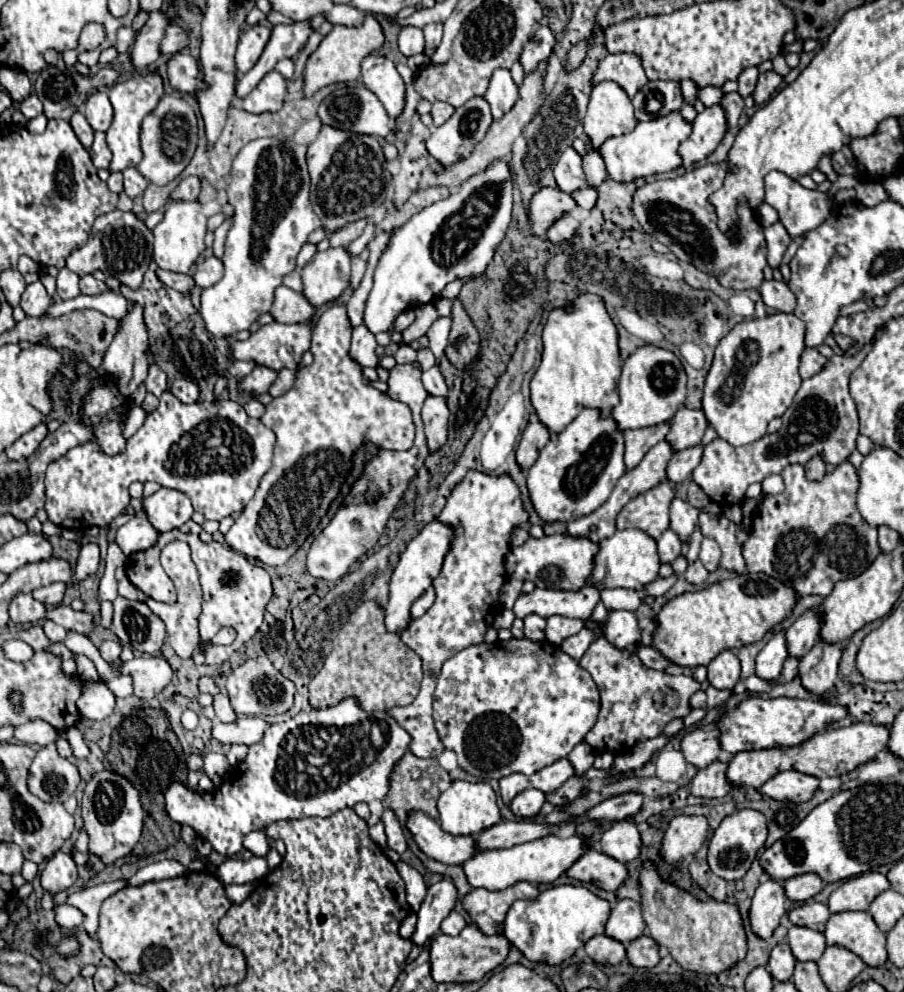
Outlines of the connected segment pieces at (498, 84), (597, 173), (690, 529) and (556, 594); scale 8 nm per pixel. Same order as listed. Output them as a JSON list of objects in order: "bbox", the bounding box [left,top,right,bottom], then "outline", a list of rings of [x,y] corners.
[{"bbox":[485,70,517,118],"outline":[[[495,70],[493,76],[491,76],[491,82],[489,82],[489,88],[485,92],[485,100],[489,102],[491,106],[491,114],[493,118],[501,118],[505,112],[509,112],[513,108],[513,104],[517,102],[517,86],[511,78],[511,72],[509,70]]]},{"bbox":[583,144,607,188],"outline":[[[589,144],[589,148],[591,148],[591,154],[587,154],[583,158],[583,170],[587,174],[587,184],[597,188],[597,186],[601,186],[601,182],[605,182],[607,170],[605,170],[605,162],[603,162],[599,150],[595,150],[591,144]]]},{"bbox":[671,498,699,542],"outline":[[[675,498],[671,502],[671,530],[681,538],[681,542],[689,542],[691,534],[695,532],[699,510],[687,504],[685,500]]]},{"bbox":[513,586,599,620],"outline":[[[583,586],[577,592],[567,590],[539,590],[535,588],[531,594],[521,594],[513,606],[517,618],[525,618],[527,614],[539,614],[549,618],[553,614],[587,620],[593,614],[593,608],[599,602],[599,590],[595,586]]]}]

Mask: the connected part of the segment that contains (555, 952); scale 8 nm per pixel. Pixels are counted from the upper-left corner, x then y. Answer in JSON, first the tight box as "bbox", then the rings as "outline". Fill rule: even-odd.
{"bbox":[503,886,611,966],"outline":[[[551,886],[551,888],[543,890],[537,898],[533,898],[533,900],[517,900],[509,908],[505,924],[503,924],[503,936],[527,960],[549,964],[549,966],[557,966],[557,964],[569,960],[575,954],[575,950],[581,948],[587,940],[591,940],[597,934],[603,934],[607,918],[609,918],[609,912],[611,912],[609,902],[599,898],[599,896],[595,896],[593,892],[589,892],[583,886]]]}

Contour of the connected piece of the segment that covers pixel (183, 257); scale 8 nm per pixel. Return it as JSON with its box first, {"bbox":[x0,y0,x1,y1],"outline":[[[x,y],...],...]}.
{"bbox":[153,202,207,272],"outline":[[[169,202],[165,218],[161,224],[155,226],[155,244],[153,244],[153,260],[159,268],[171,272],[189,272],[191,264],[197,260],[199,254],[205,250],[205,232],[207,232],[207,218],[201,212],[199,202]]]}

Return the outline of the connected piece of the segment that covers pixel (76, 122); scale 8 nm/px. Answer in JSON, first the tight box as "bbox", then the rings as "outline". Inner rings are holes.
{"bbox":[69,112,93,148],"outline":[[[75,112],[73,118],[69,120],[69,124],[71,124],[73,132],[77,134],[77,138],[81,140],[81,144],[83,144],[85,148],[89,148],[91,142],[93,142],[93,128],[91,128],[91,124],[85,120],[85,116],[83,116],[81,112]]]}

